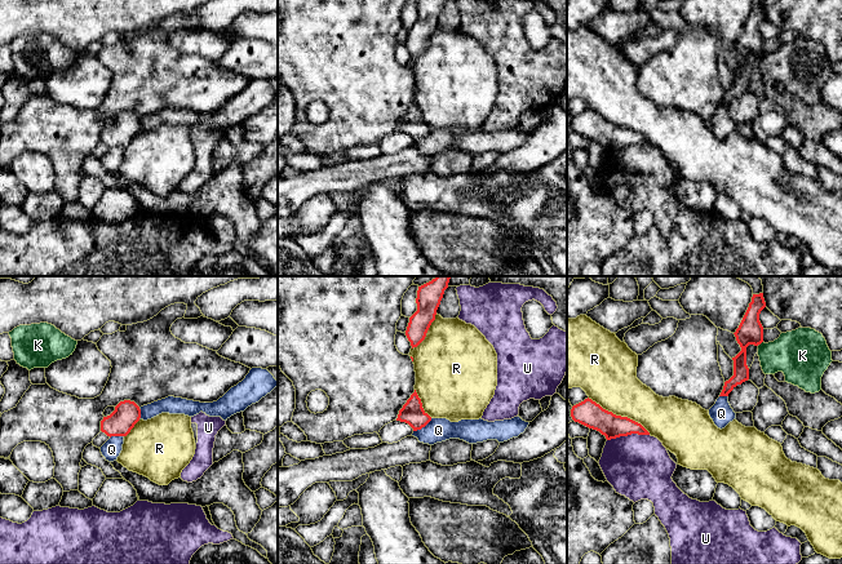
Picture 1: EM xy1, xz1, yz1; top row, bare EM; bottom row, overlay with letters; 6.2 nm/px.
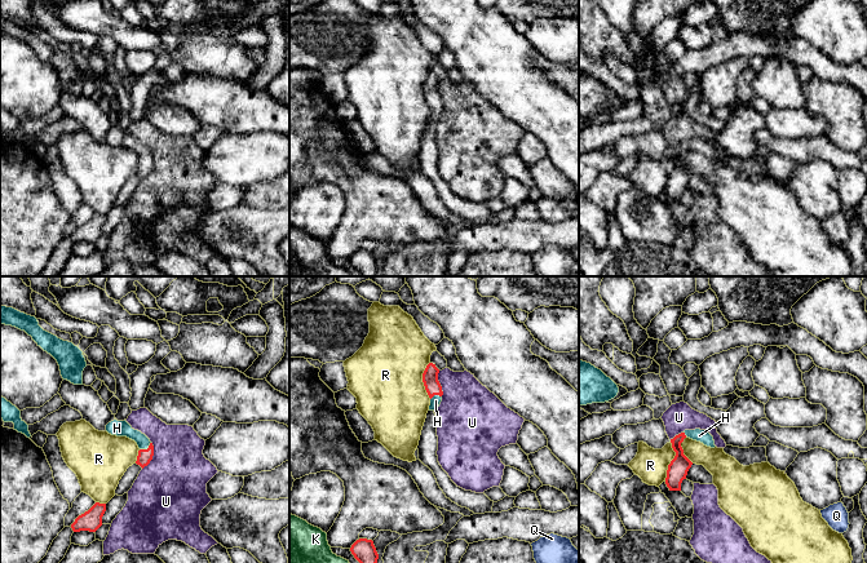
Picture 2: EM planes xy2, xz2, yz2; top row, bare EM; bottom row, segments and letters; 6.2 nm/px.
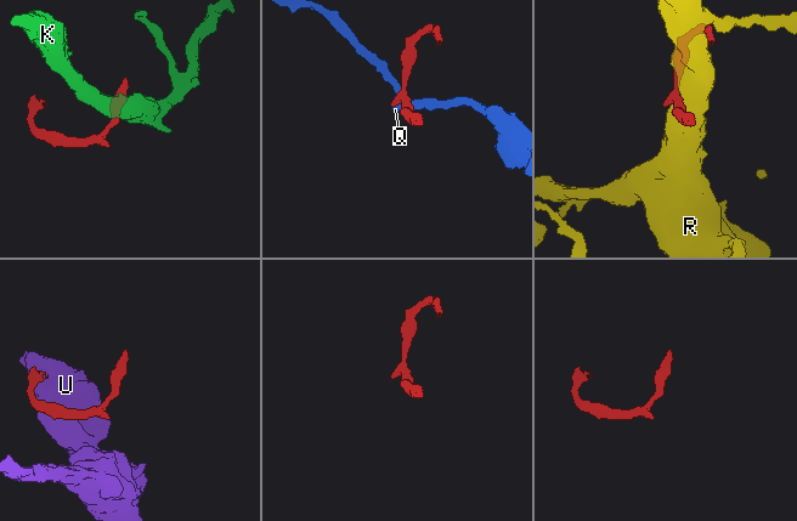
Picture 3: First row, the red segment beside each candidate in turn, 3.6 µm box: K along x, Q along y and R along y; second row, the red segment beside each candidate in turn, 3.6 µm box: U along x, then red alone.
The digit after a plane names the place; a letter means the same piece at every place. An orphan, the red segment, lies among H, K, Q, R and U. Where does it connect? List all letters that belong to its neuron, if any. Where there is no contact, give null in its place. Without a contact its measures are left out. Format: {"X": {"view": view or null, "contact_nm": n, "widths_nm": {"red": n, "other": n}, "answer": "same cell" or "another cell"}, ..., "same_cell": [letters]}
{"H": {"view": "xy2", "contact_nm": 90, "widths_nm": {"red": 90, "other": 100}, "answer": "same cell"}, "K": {"view": "yz1", "contact_nm": 40, "widths_nm": {"red": 160, "other": 300}, "answer": "another cell"}, "Q": {"view": "xz1", "contact_nm": 150, "widths_nm": {"red": 140, "other": 150}, "answer": "another cell"}, "R": {"view": "yz1", "contact_nm": 460, "widths_nm": {"red": 160, "other": 340}, "answer": "another cell"}, "U": {"view": "yz1", "contact_nm": 260, "widths_nm": {"red": 160, "other": 400}, "answer": "another cell"}, "same_cell": ["H"]}

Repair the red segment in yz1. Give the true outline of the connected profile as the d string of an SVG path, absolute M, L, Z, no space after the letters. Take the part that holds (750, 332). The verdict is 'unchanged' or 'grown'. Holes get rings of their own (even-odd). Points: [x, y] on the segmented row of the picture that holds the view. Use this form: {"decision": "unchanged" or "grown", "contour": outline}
{"decision": "unchanged", "contour": "M763 293L753 294L749 307L734 333L741 351L732 358L734 376L724 382L719 396L728 396L728 394L743 382L749 379L749 368L746 365L746 347L749 345L758 346L763 342L763 327L759 321L759 314L766 307Z"}

